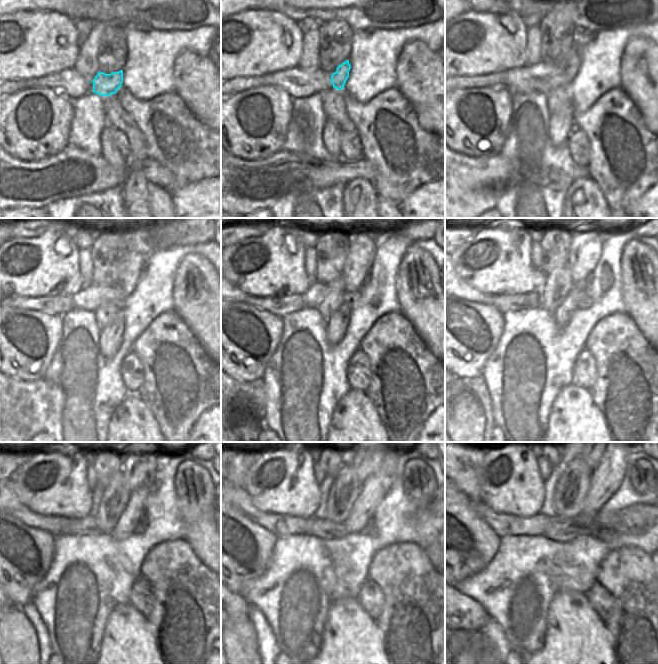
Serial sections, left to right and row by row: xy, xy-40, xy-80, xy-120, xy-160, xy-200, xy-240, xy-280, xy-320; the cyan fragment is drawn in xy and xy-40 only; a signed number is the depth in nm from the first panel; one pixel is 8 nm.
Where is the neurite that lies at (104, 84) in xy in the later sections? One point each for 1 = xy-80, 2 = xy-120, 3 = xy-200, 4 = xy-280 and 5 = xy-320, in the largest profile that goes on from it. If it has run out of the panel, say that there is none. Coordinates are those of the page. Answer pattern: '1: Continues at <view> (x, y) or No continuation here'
1: Continues at xy-80 (570, 66)
2: Continues at xy-120 (130, 271)
3: Continues at xy-200 (586, 245)
4: Continues at xy-280 (365, 462)
5: Continues at xy-320 (592, 462)

